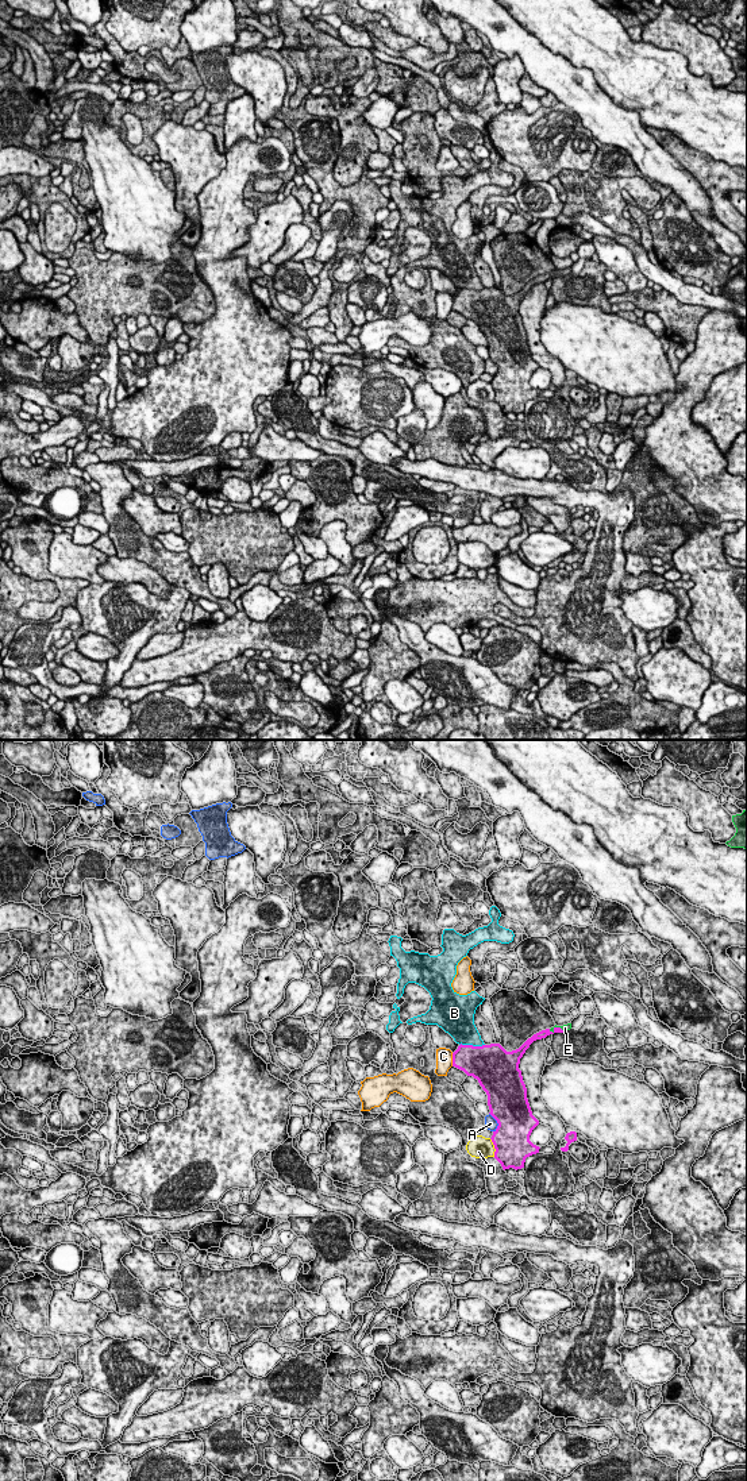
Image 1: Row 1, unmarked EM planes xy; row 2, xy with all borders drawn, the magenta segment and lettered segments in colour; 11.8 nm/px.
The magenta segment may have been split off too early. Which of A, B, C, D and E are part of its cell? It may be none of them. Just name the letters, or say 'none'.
E

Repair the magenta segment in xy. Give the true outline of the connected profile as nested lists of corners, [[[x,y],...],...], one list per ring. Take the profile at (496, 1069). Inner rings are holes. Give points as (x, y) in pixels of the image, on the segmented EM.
[[[571,1023],[542,1030],[528,1038],[519,1049],[507,1052],[500,1044],[482,1046],[459,1045],[453,1053],[453,1067],[478,1080],[488,1095],[490,1115],[498,1126],[493,1131],[494,1158],[503,1169],[521,1169],[525,1158],[539,1153],[530,1141],[539,1121],[532,1115],[527,1088],[519,1069],[520,1058],[536,1041],[554,1033],[571,1029]]]

